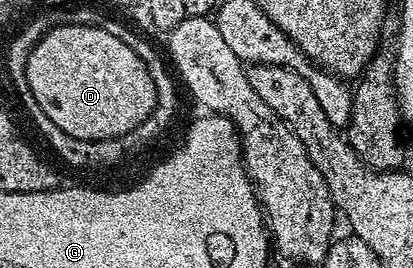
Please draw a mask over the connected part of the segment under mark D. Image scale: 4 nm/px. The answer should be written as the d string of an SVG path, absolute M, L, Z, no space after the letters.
M67 23L62 27L54 27L43 34L40 42L34 46L30 56L26 58L26 80L32 89L32 97L40 109L64 133L81 139L121 139L129 136L142 121L153 113L157 103L157 91L152 77L140 56L120 37L104 30L101 25L89 23Z

